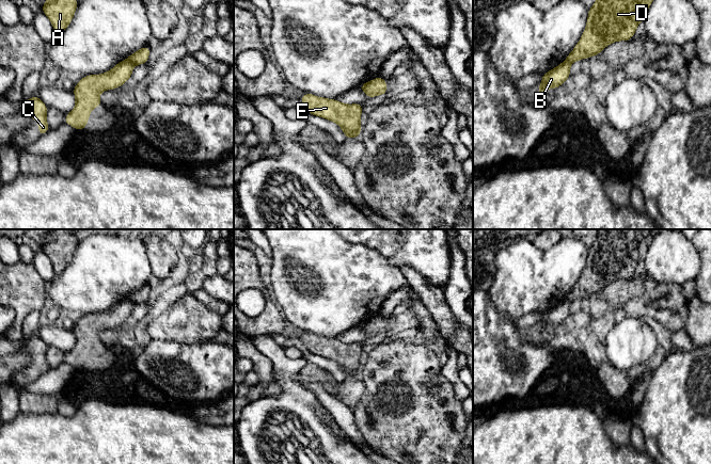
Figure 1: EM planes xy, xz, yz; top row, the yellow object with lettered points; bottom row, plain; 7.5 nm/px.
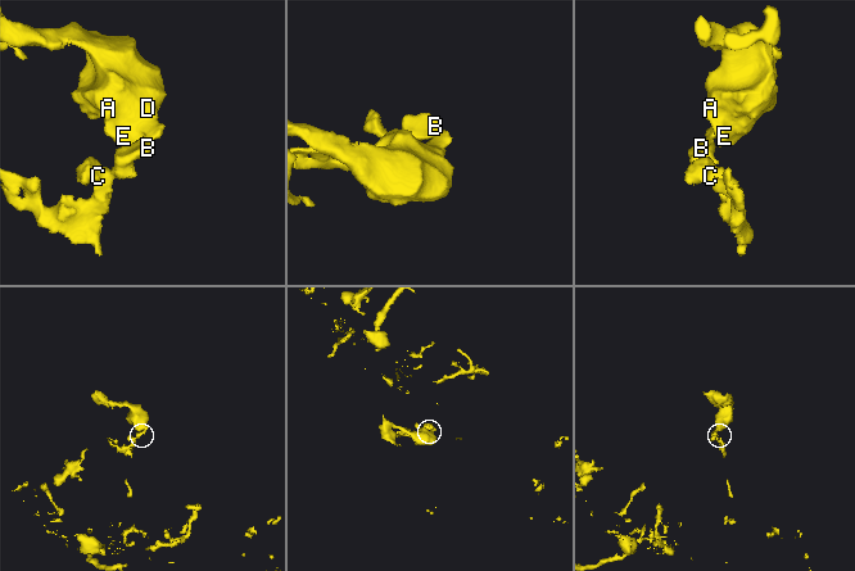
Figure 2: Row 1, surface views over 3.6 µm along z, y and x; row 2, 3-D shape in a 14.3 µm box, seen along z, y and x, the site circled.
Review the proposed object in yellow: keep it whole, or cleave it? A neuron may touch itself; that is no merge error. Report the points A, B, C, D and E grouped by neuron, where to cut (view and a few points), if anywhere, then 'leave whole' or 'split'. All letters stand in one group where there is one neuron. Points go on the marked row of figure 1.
A D E / B C; cut in xy along (127, 59), (133, 65); split

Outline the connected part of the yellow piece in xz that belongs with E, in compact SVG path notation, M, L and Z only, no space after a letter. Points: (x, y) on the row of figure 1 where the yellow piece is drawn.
M310 93L299 97L307 113L336 123L347 139L360 138L362 102L347 105L337 99L322 98Z

